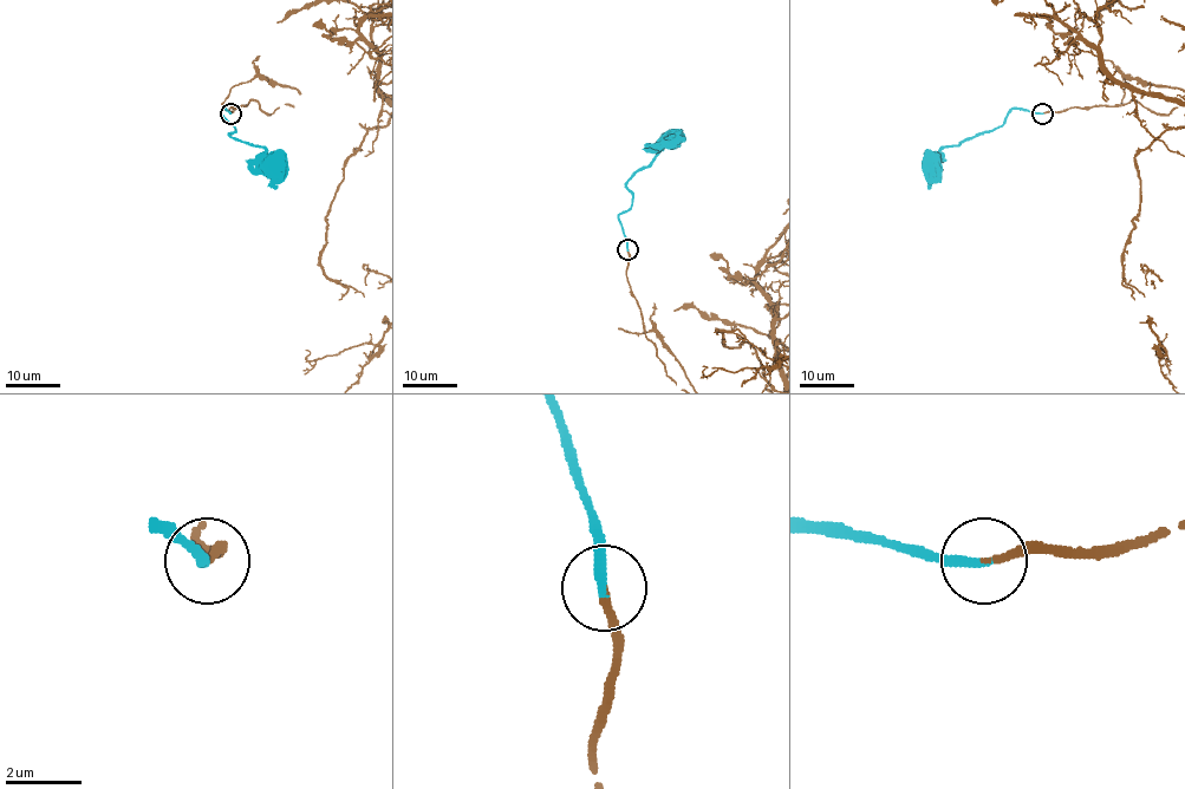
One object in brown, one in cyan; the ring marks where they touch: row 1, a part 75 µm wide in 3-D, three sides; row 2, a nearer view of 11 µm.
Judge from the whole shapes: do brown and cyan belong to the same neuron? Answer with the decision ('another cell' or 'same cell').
same cell

